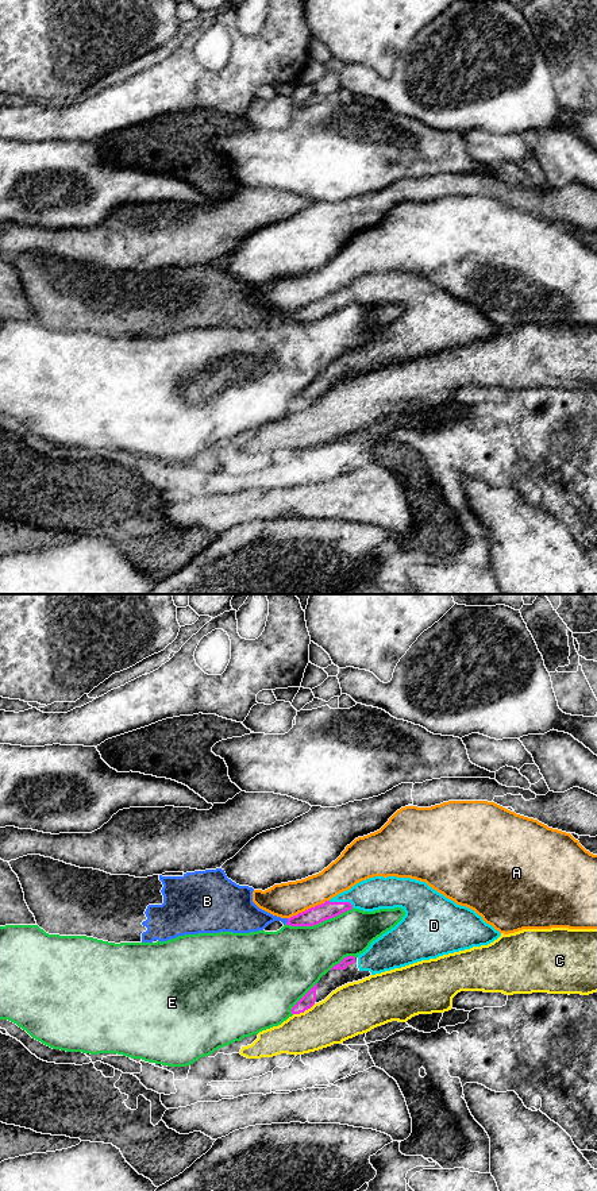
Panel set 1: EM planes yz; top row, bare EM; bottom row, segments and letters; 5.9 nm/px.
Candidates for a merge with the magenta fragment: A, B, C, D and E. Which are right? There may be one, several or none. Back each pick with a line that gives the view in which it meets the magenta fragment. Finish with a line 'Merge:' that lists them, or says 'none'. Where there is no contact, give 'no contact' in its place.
D: meets magenta in yz
Merge: D

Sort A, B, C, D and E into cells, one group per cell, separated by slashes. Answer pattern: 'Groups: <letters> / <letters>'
Groups: A / B / C / D / E

